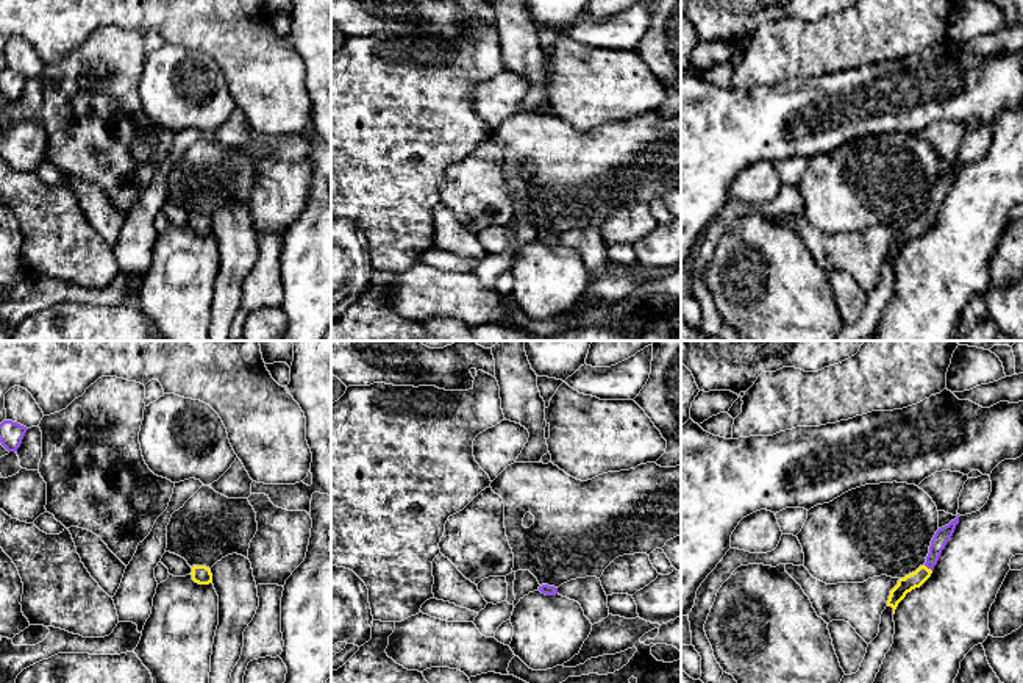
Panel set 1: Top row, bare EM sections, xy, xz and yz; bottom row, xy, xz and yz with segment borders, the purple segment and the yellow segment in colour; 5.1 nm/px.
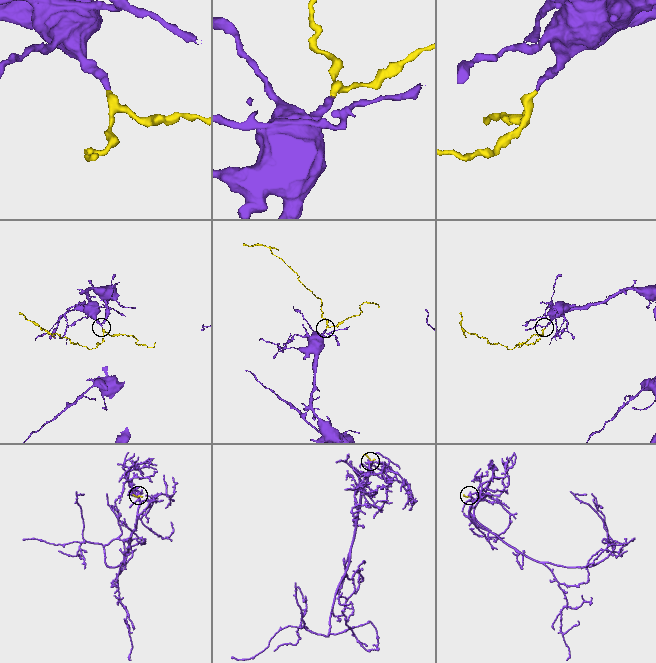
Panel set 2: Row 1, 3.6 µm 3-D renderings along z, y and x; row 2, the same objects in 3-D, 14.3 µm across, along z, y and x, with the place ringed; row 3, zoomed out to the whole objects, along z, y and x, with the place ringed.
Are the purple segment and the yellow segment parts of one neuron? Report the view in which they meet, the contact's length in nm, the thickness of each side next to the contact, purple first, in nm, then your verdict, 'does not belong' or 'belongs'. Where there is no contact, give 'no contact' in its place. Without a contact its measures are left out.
yz | 50 nm | 80/80 nm | belongs

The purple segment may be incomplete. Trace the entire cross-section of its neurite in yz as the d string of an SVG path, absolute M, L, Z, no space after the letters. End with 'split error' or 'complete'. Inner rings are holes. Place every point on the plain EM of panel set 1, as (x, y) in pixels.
M957 164L954 170L951 170L948 175L936 181L929 195L926 213L920 216L915 222L906 225L904 228L900 228L898 234L890 241L887 256L893 258L893 264L898 253L906 247L906 244L915 238L920 238L931 227L932 219L937 214L942 200L945 198L946 192L954 183L956 175L959 173L959 167L961 166Z | split error

